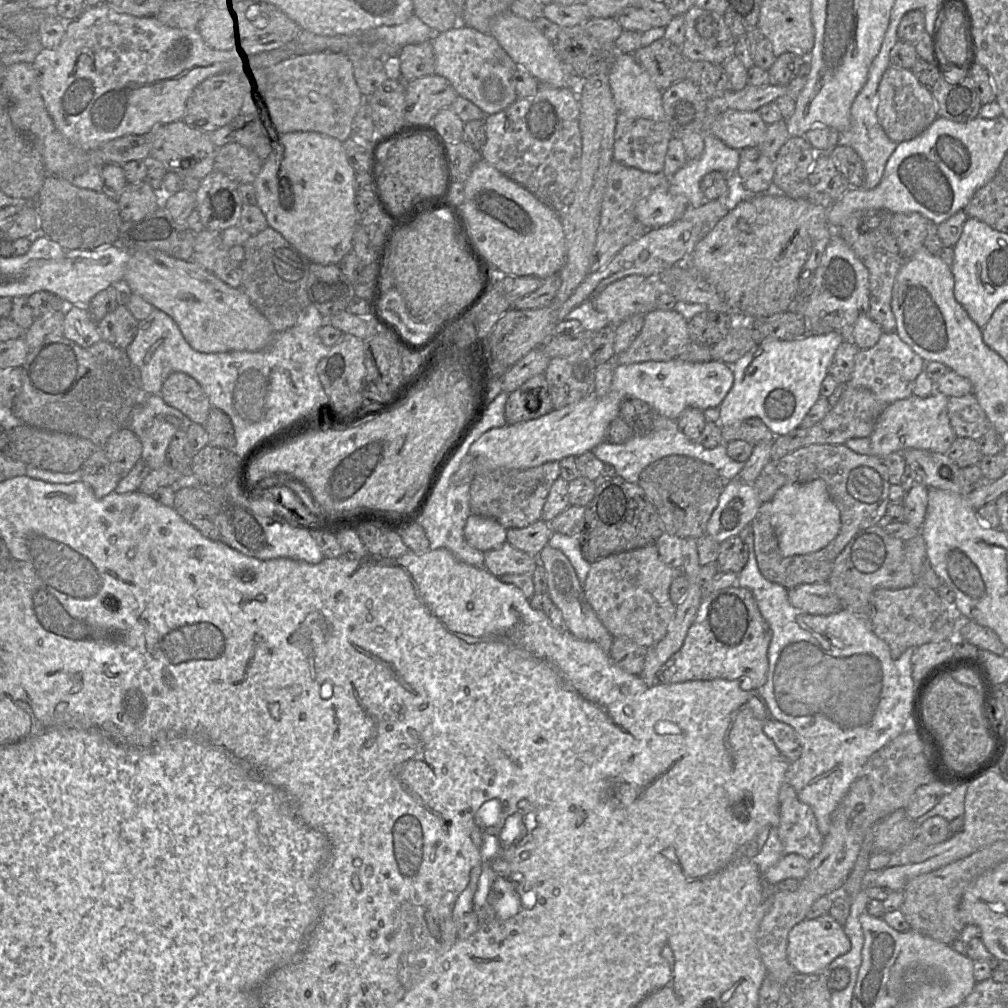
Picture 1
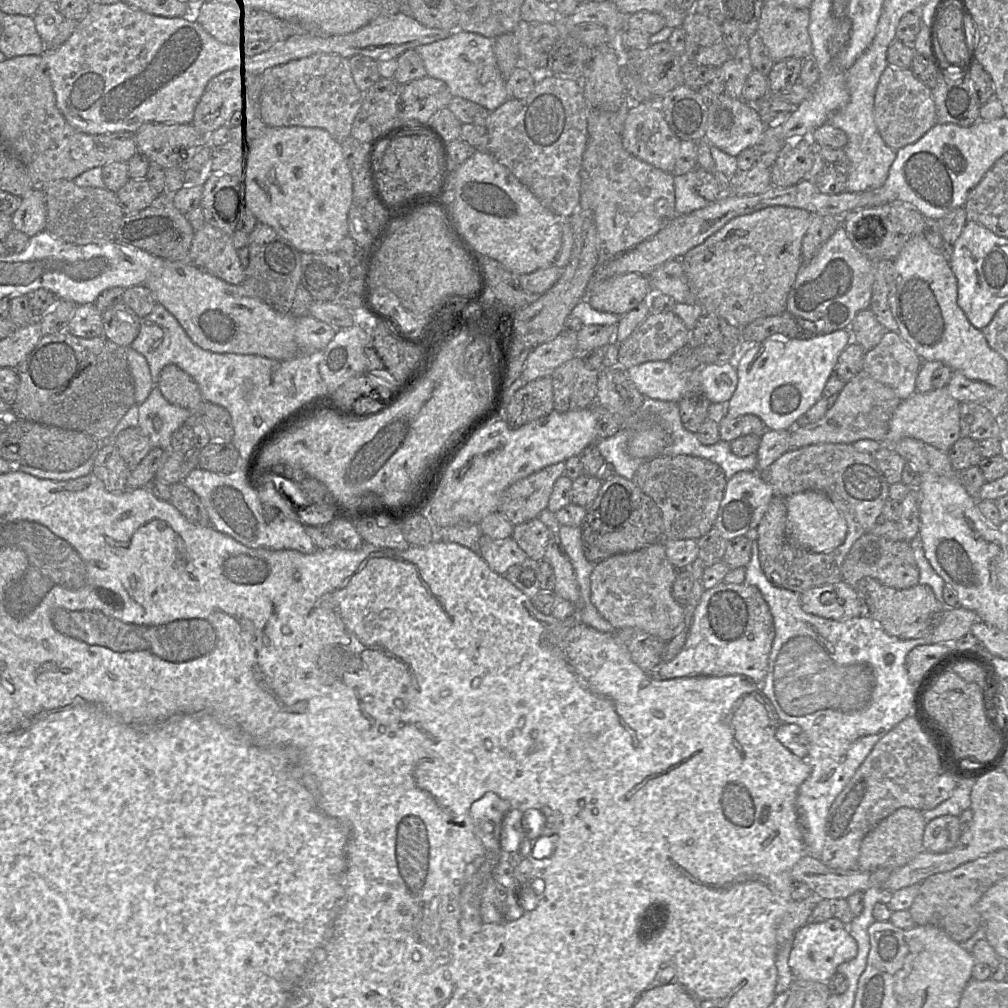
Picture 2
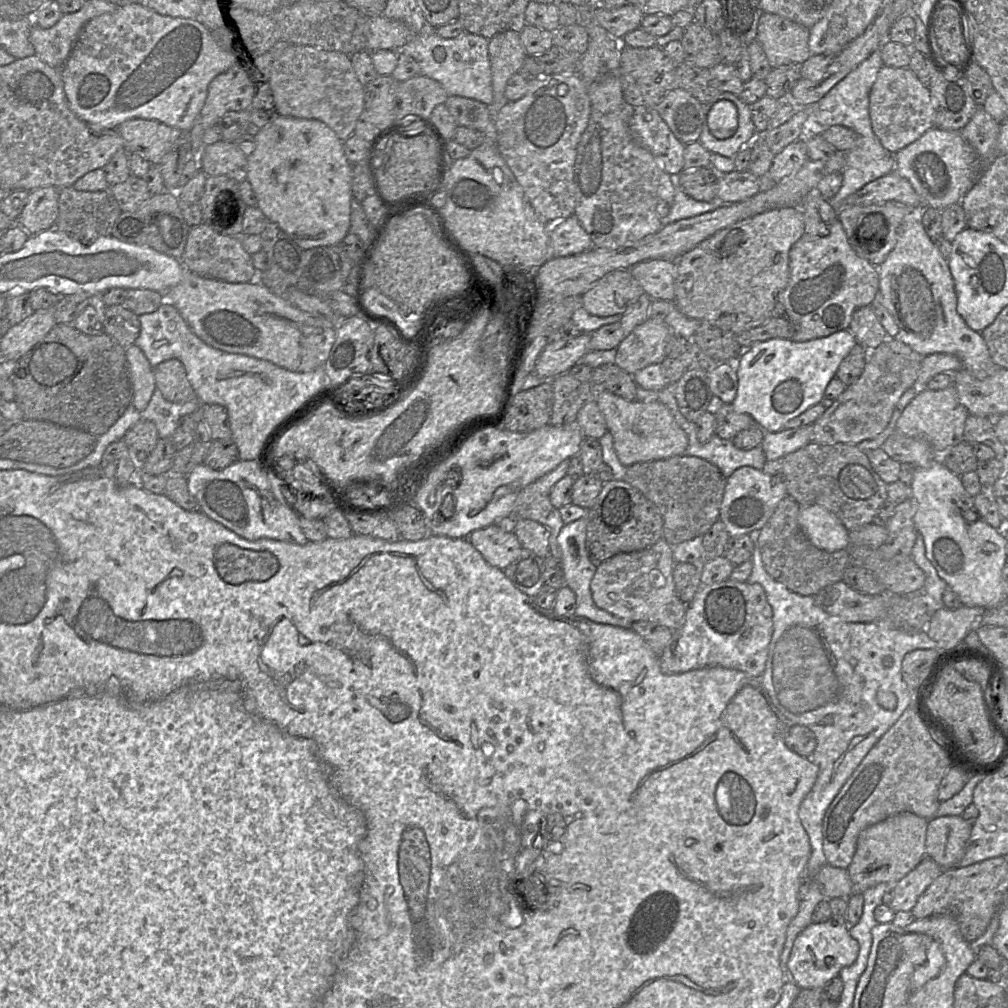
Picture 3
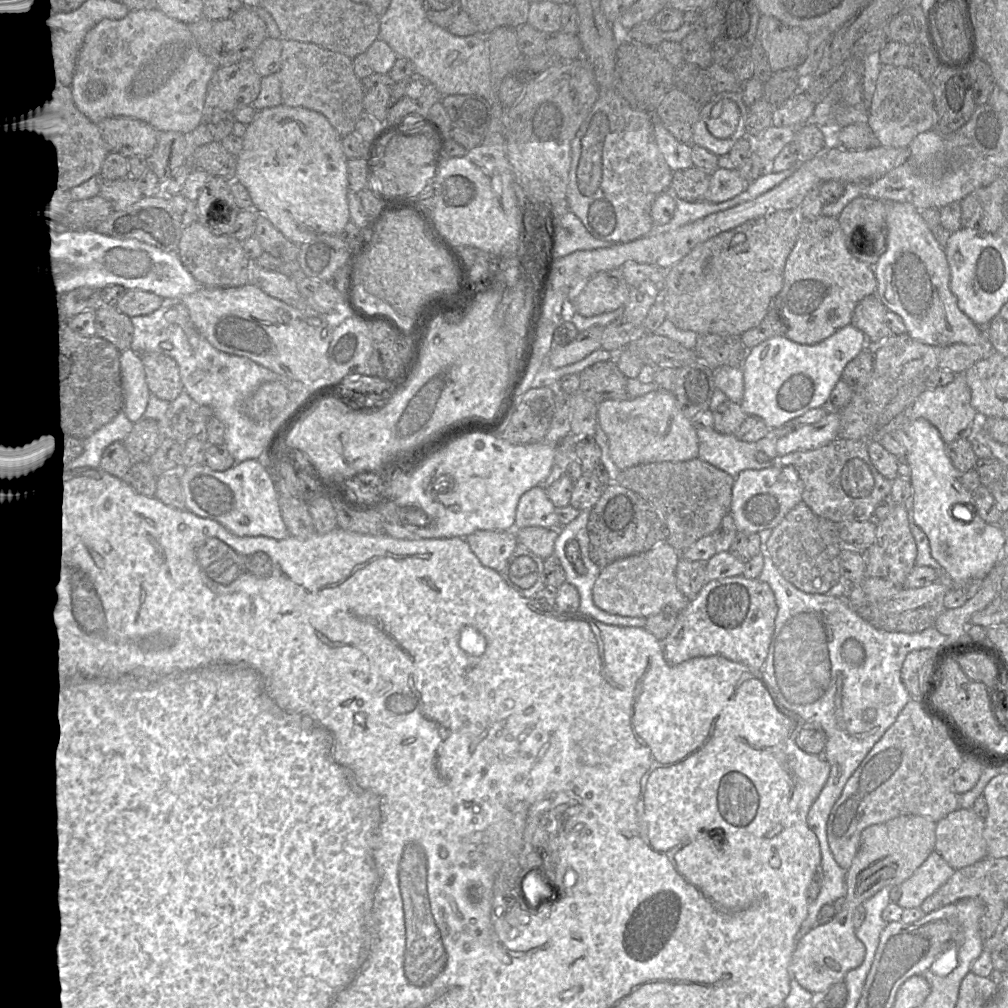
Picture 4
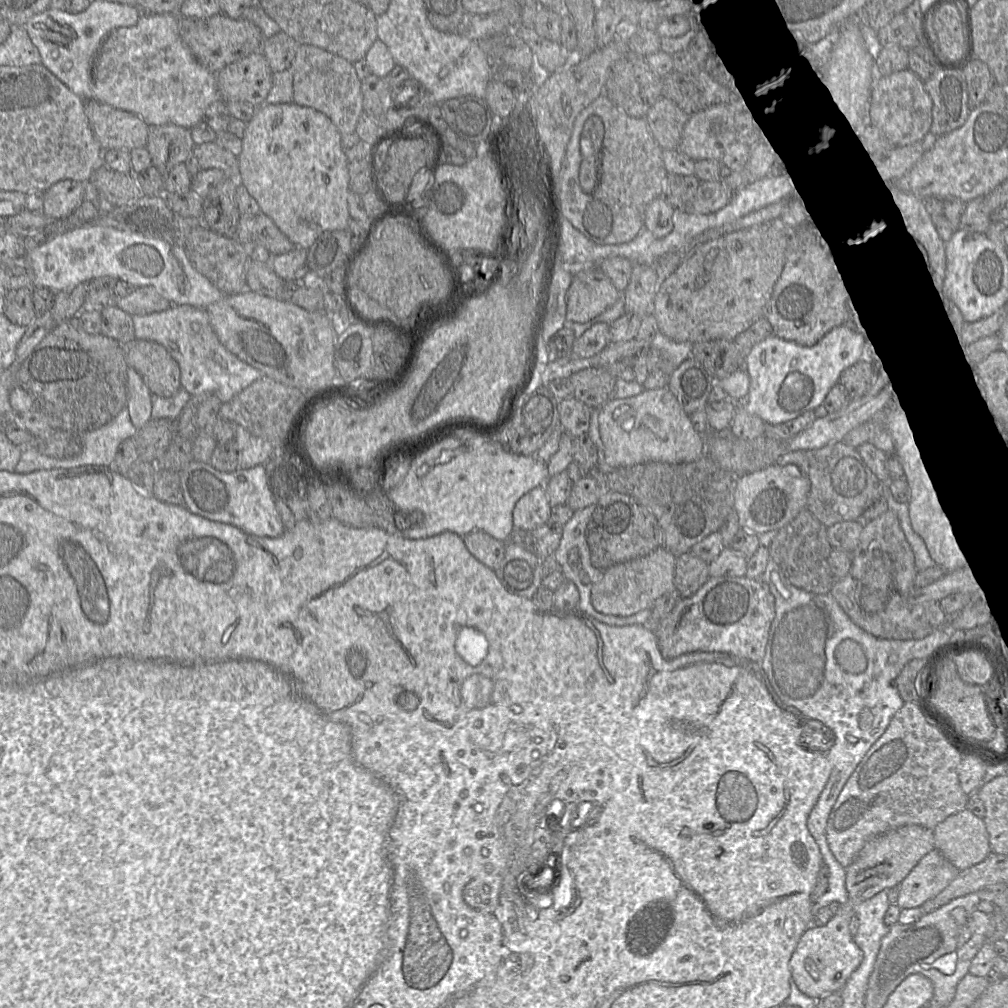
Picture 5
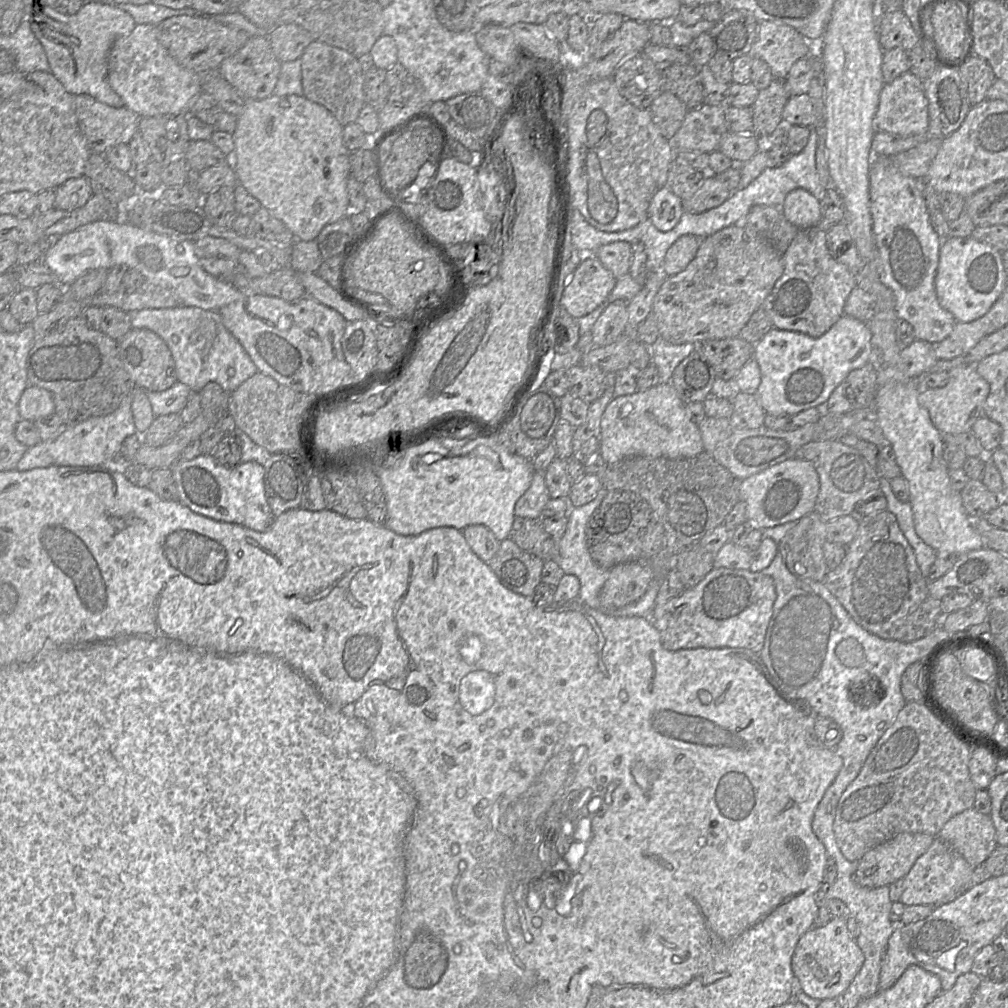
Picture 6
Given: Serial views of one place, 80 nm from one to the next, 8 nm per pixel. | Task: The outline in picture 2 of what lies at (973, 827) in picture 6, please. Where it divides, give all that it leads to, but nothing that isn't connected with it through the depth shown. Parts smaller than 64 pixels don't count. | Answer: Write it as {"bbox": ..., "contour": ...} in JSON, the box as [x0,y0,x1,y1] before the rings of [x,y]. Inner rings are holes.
{"bbox":[923,815,963,853],"contour":[[[943,815],[928,822],[923,834],[923,848],[932,853],[943,853],[952,849],[963,830],[959,817]]]}

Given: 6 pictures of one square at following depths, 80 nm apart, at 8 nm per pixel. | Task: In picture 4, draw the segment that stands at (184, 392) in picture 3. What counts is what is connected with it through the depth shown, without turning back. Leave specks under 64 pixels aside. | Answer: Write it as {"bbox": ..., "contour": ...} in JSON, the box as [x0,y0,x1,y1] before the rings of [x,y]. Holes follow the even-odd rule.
{"bbox":[142,353,184,401],"contour":[[[160,353],[142,355],[151,391],[165,401],[174,401],[184,391],[177,362]]]}

